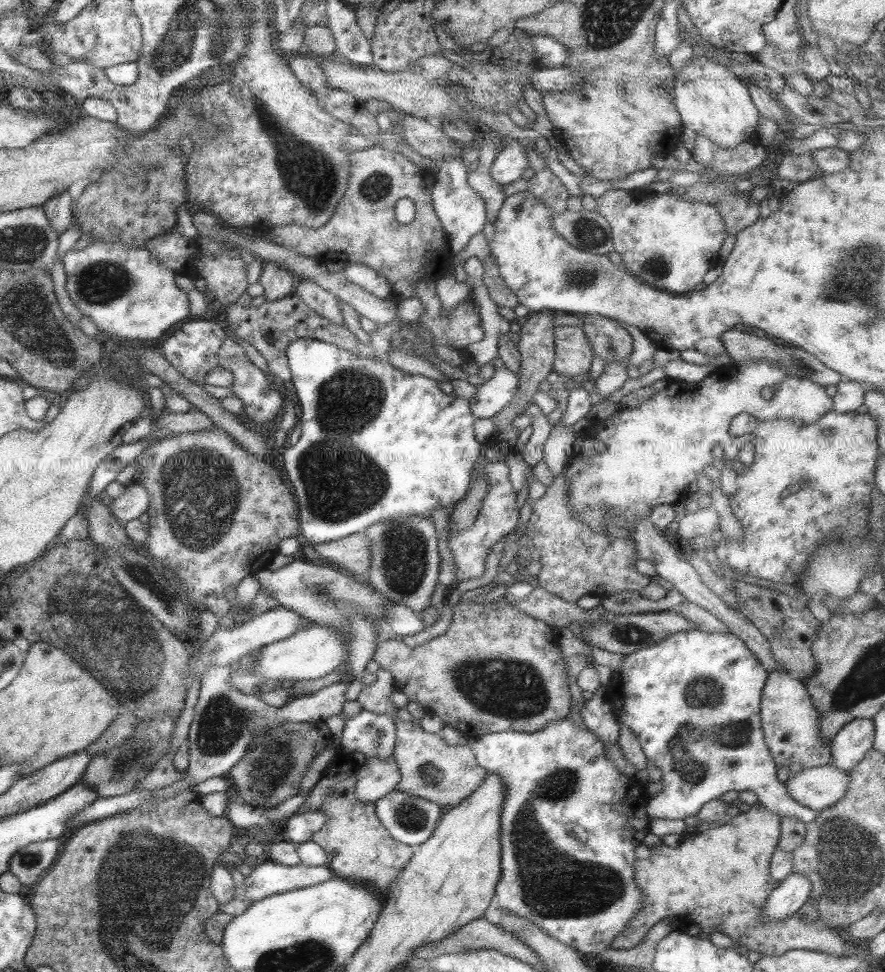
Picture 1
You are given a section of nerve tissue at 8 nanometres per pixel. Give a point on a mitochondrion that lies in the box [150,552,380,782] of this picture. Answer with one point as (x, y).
(222, 721)

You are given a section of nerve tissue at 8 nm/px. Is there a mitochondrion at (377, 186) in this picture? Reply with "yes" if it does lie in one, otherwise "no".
yes

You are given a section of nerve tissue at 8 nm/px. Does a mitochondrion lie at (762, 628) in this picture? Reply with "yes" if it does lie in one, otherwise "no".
no

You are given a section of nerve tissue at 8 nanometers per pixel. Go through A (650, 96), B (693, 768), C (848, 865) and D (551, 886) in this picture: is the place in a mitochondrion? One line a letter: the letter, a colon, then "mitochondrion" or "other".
A: other
B: mitochondrion
C: mitochondrion
D: mitochondrion

